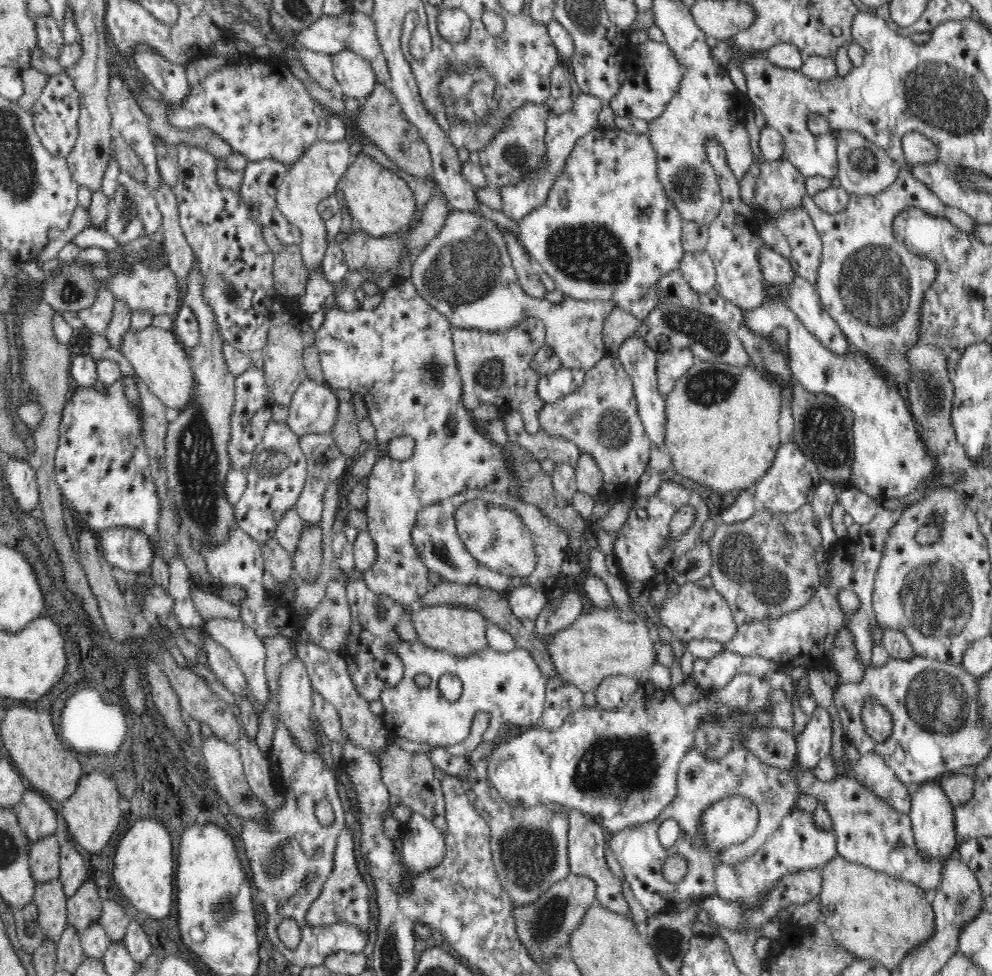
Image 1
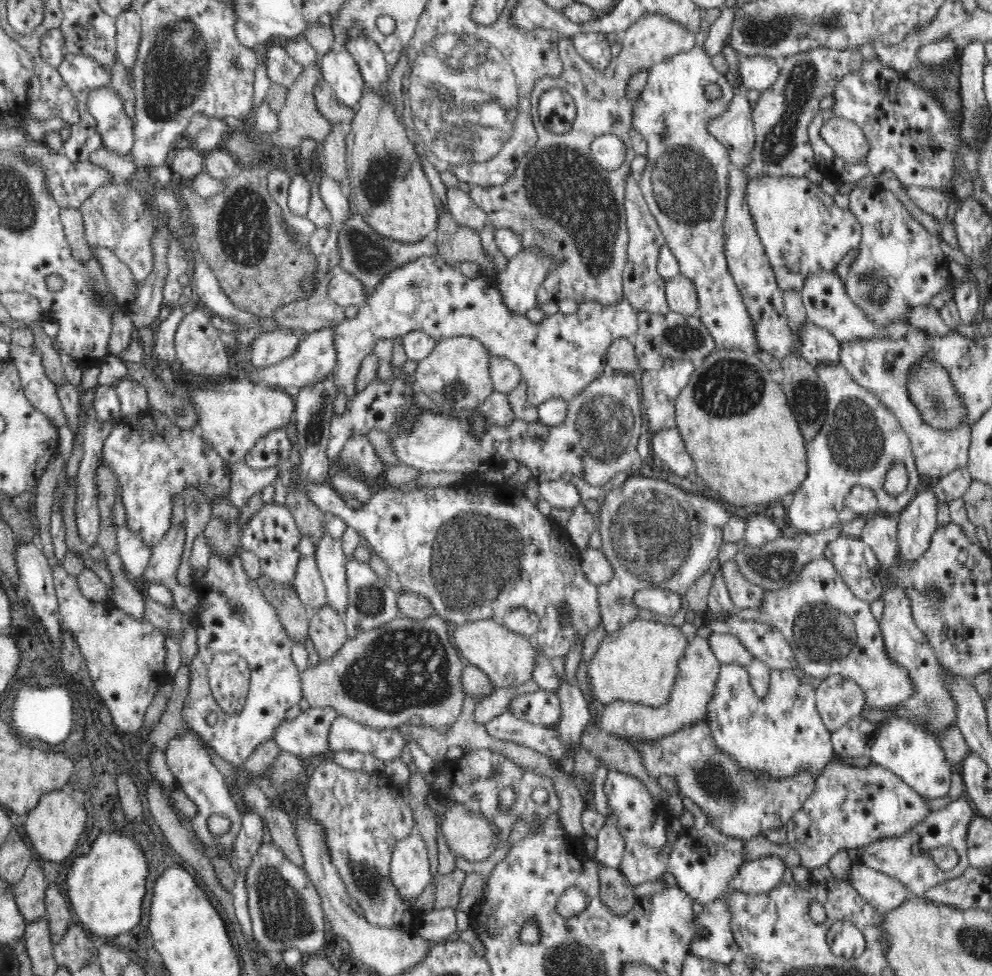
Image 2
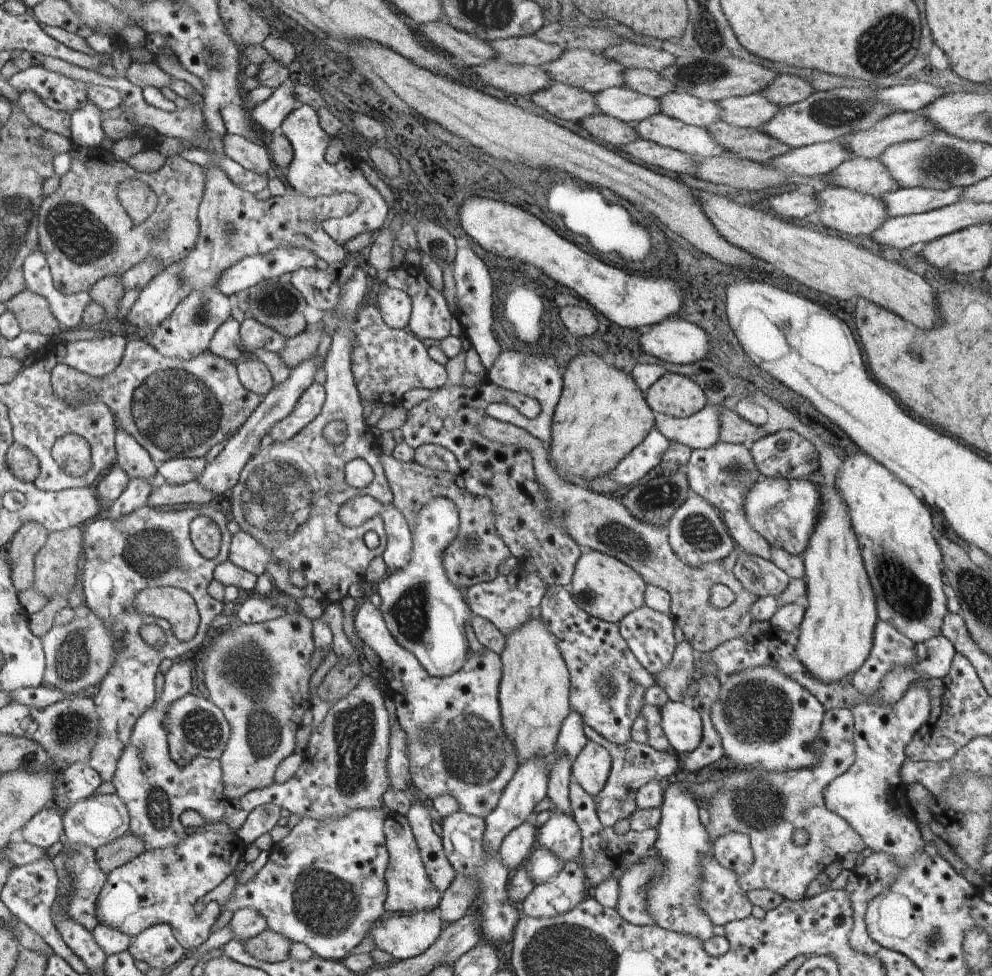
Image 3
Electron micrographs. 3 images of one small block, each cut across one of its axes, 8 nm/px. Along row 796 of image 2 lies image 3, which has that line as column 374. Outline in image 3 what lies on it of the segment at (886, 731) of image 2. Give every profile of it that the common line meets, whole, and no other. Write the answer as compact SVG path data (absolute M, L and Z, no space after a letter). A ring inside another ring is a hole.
M421 911L406 916L394 914L380 920L370 932L376 948L396 958L407 960L427 952L443 932L443 920L432 911Z

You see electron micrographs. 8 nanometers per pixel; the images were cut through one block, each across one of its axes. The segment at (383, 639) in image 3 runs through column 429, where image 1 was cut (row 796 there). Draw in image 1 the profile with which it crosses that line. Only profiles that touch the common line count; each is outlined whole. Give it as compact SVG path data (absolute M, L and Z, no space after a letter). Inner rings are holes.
M817 706L808 718L810 721L803 734L796 739L797 766L792 773L762 763L750 750L741 747L735 751L730 750L720 761L712 761L704 759L704 755L698 753L696 746L693 745L691 751L680 762L676 796L672 804L668 804L668 807L652 822L616 832L611 836L609 847L626 877L625 880L630 884L636 900L650 915L670 911L674 904L683 902L686 898L698 902L714 895L715 868L719 864L738 865L748 860L769 839L769 836L772 836L784 816L794 809L795 801L801 795L795 774L804 770L814 770L822 758L831 754L832 748L830 713L824 707ZM736 796L748 798L759 810L759 821L755 831L744 842L726 846L724 849L706 844L706 837L702 836L700 831L700 820L703 820L707 808L721 799ZM667 818L676 820L680 831L675 843L664 849L658 839L658 828ZM672 854L678 854L688 862L688 873L678 884L672 884L662 876L662 863Z

